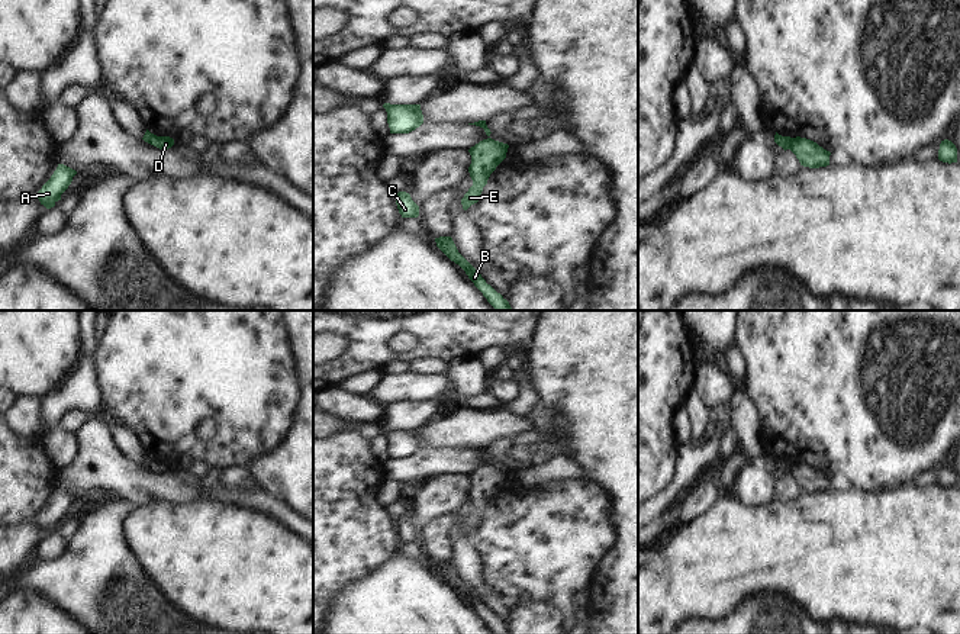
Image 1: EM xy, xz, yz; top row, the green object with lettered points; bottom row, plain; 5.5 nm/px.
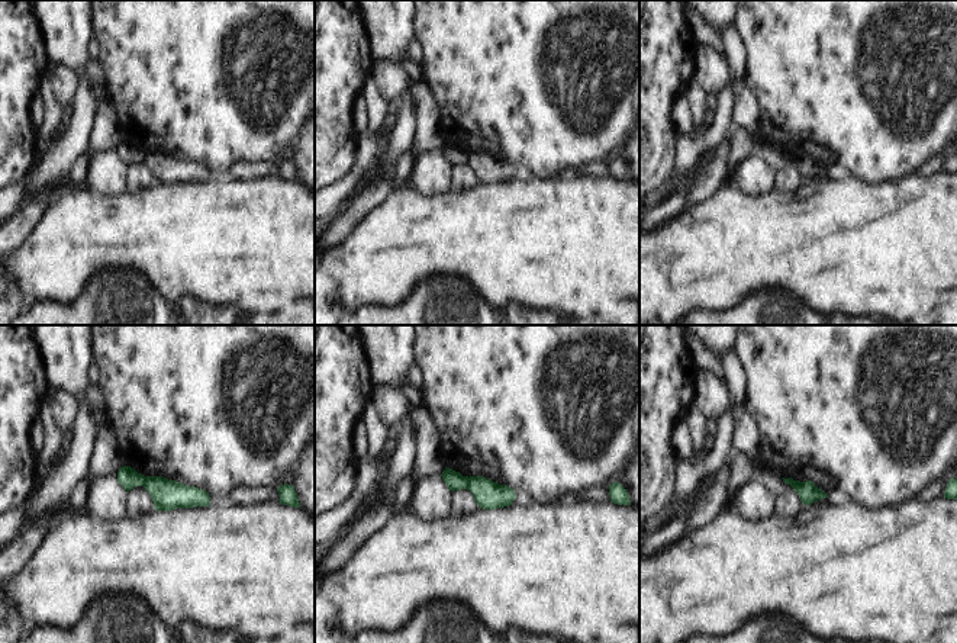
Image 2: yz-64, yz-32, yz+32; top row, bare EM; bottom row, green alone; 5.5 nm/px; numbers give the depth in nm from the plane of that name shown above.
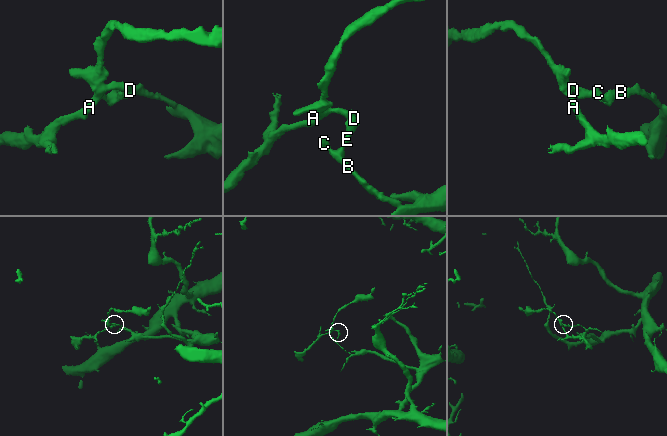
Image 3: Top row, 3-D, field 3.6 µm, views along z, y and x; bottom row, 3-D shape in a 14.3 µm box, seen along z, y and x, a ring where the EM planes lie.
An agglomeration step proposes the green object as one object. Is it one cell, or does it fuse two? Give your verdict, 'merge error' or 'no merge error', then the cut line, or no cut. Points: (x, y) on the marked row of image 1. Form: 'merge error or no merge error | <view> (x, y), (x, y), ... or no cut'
merge error | yz (792, 138), (789, 148)

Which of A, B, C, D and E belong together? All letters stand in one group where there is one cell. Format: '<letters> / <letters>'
A D / B C E

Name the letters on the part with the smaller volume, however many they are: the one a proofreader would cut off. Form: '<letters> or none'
A, D

